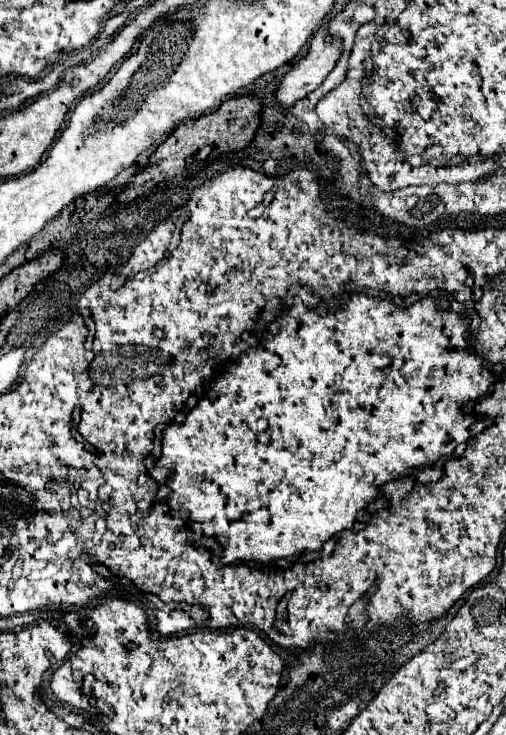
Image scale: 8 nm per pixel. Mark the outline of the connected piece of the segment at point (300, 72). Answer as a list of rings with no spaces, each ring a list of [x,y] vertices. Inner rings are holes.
[[[323,24],[313,36],[311,50],[307,52],[307,56],[289,74],[285,74],[281,88],[275,94],[279,108],[289,108],[297,100],[305,98],[335,68],[335,62],[341,56],[343,40],[341,36],[335,34],[331,36],[329,42],[325,42],[327,36],[329,36],[329,30],[327,30],[327,24]]]

